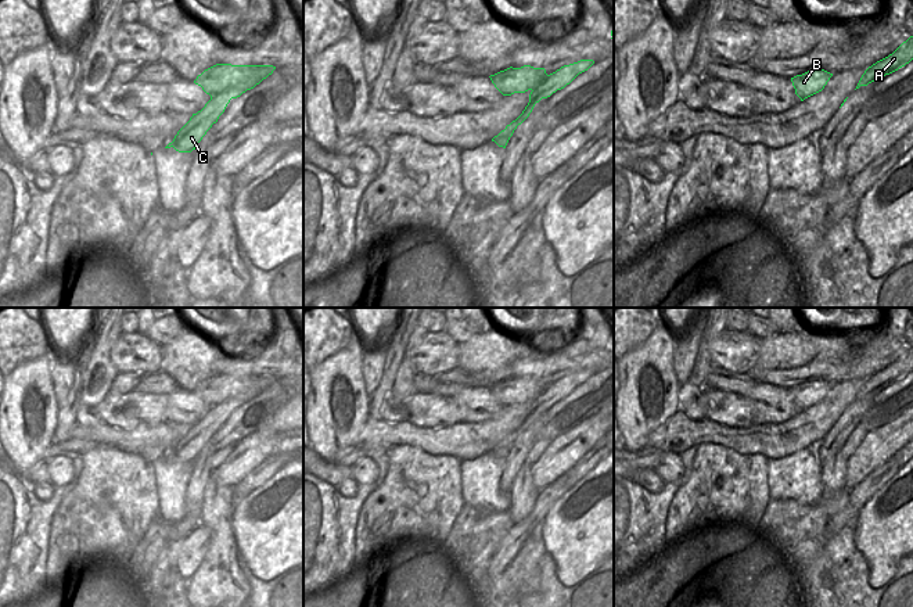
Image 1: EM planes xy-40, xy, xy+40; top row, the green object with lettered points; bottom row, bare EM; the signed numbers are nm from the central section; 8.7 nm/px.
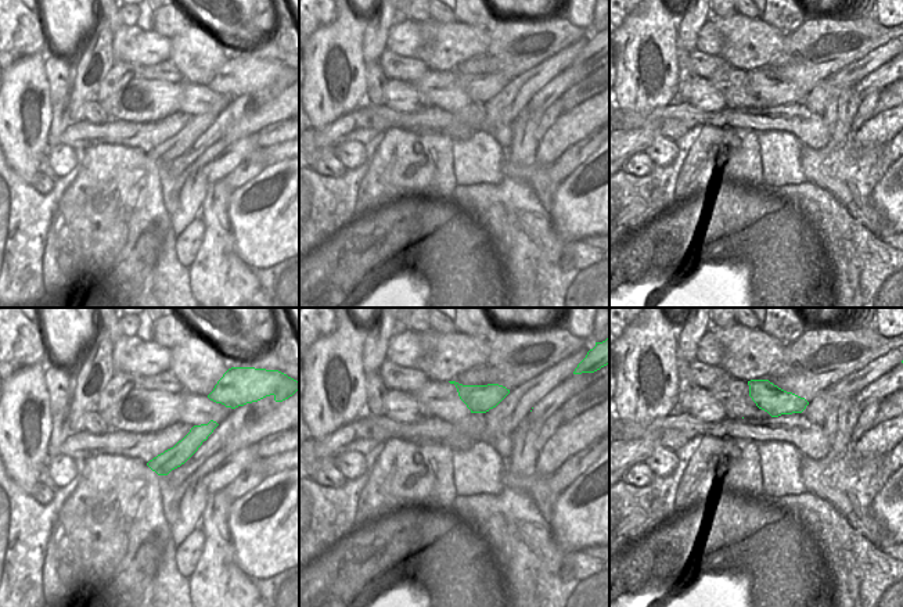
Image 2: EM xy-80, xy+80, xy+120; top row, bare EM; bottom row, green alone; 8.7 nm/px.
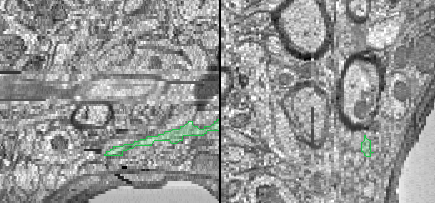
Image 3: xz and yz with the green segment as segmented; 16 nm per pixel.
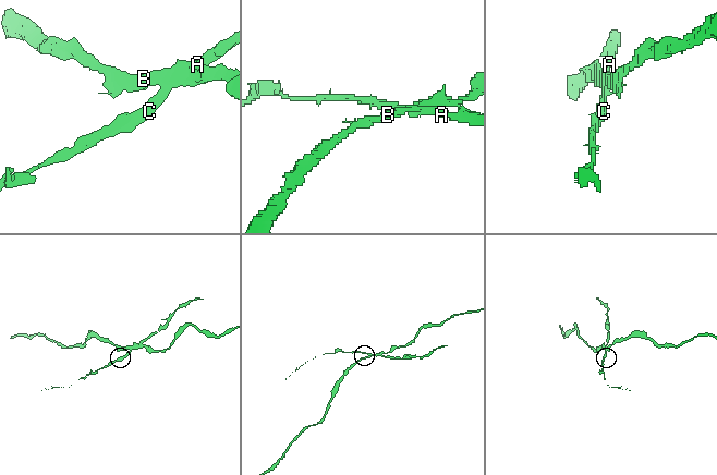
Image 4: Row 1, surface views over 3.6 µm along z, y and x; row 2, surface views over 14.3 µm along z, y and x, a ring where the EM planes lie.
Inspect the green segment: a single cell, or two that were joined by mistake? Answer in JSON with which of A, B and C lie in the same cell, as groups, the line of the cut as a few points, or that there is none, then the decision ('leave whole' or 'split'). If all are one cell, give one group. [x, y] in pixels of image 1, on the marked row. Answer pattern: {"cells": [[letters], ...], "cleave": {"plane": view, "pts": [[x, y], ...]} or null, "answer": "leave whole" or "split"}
{"cells": [["A", "C"], ["B"]], "cleave": {"plane": "xy-40", "pts": [[247, 89], [230, 86], [211, 97]]}, "answer": "split"}

